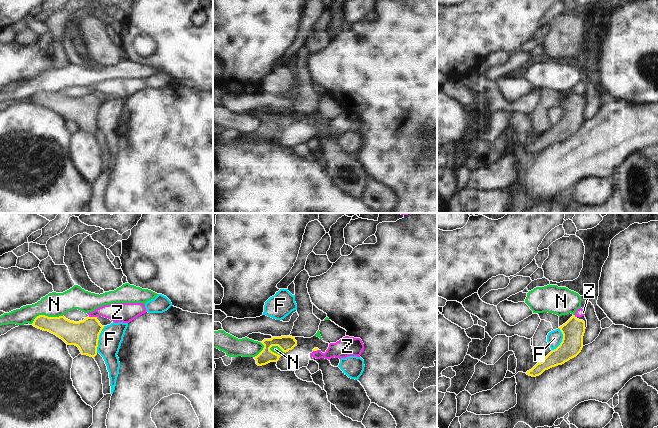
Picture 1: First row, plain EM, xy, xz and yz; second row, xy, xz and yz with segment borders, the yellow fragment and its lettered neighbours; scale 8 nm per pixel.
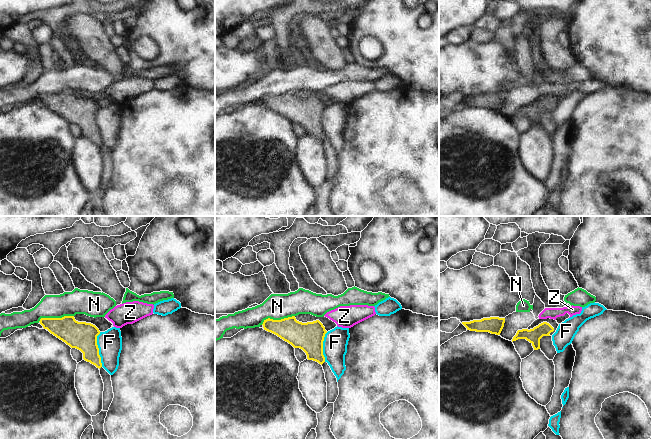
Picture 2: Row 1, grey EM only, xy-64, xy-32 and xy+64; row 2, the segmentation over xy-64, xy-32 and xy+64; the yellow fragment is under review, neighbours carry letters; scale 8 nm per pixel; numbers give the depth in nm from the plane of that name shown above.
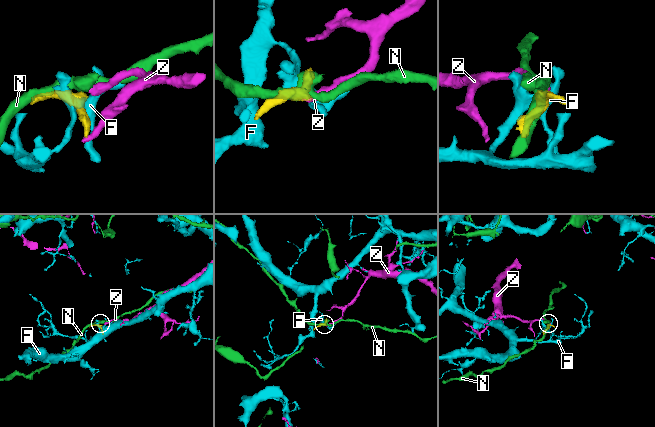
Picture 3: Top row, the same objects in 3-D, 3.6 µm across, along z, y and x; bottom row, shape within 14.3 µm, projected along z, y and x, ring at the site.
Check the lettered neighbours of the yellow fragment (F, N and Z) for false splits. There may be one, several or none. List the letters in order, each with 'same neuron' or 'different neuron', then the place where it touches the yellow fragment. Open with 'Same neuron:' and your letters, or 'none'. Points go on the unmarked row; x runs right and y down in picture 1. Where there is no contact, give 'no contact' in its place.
Same neuron: none
F: different neuron; meets yellow in xy at (98, 115)
N: different neuron; meets yellow in xy at (45, 92)
Z: different neuron; meets yellow in xy at (93, 93)

